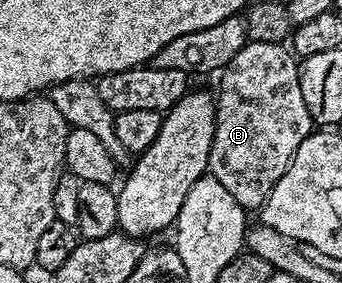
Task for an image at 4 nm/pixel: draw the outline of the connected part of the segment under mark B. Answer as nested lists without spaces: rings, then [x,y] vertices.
[[[247,41],[246,46],[240,48],[240,52],[236,52],[236,56],[232,56],[232,60],[222,69],[220,77],[217,79],[217,81],[219,80],[219,91],[217,90],[216,105],[214,107],[214,135],[212,136],[212,152],[210,153],[208,174],[215,177],[220,184],[224,184],[225,191],[236,200],[236,203],[242,205],[247,212],[253,212],[253,210],[254,212],[261,211],[262,206],[272,192],[272,188],[276,188],[280,176],[284,176],[284,172],[289,168],[296,148],[300,148],[300,144],[304,144],[304,140],[315,129],[316,123],[310,119],[308,104],[304,104],[304,92],[300,92],[299,69],[299,59],[285,45]]]

